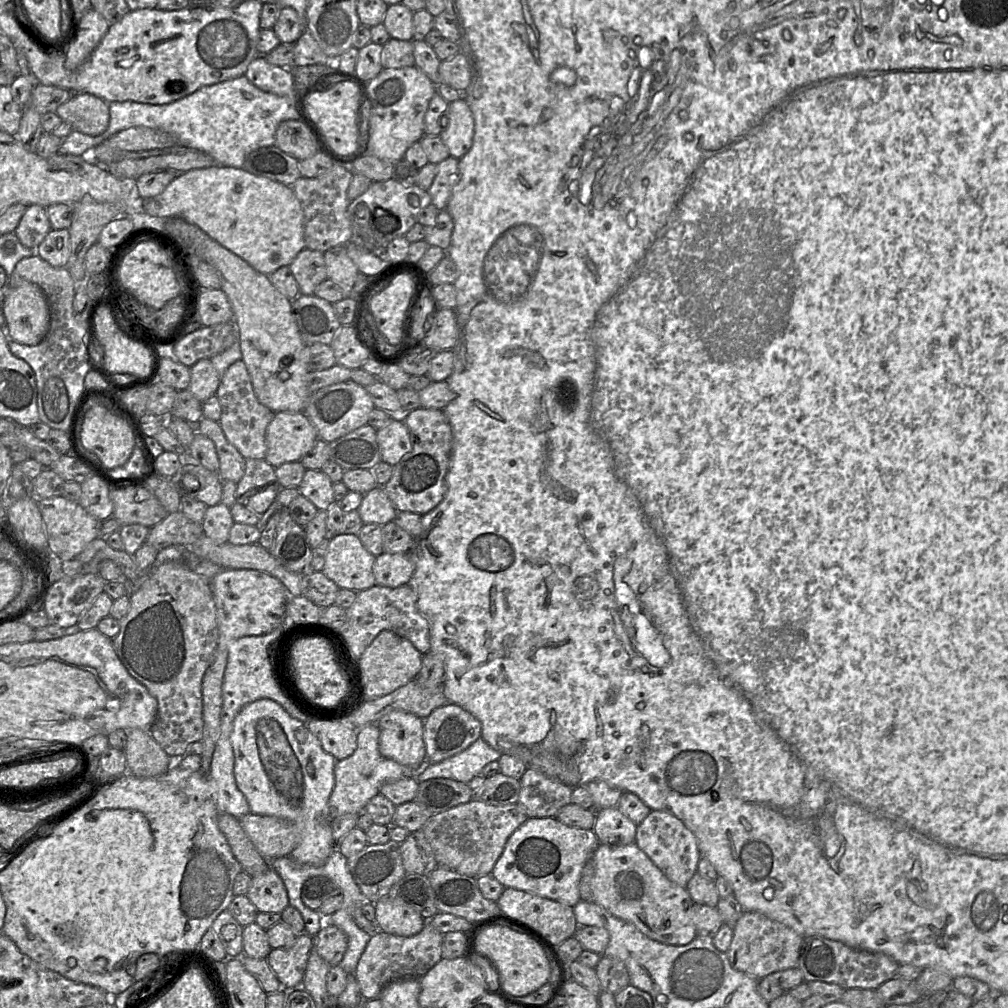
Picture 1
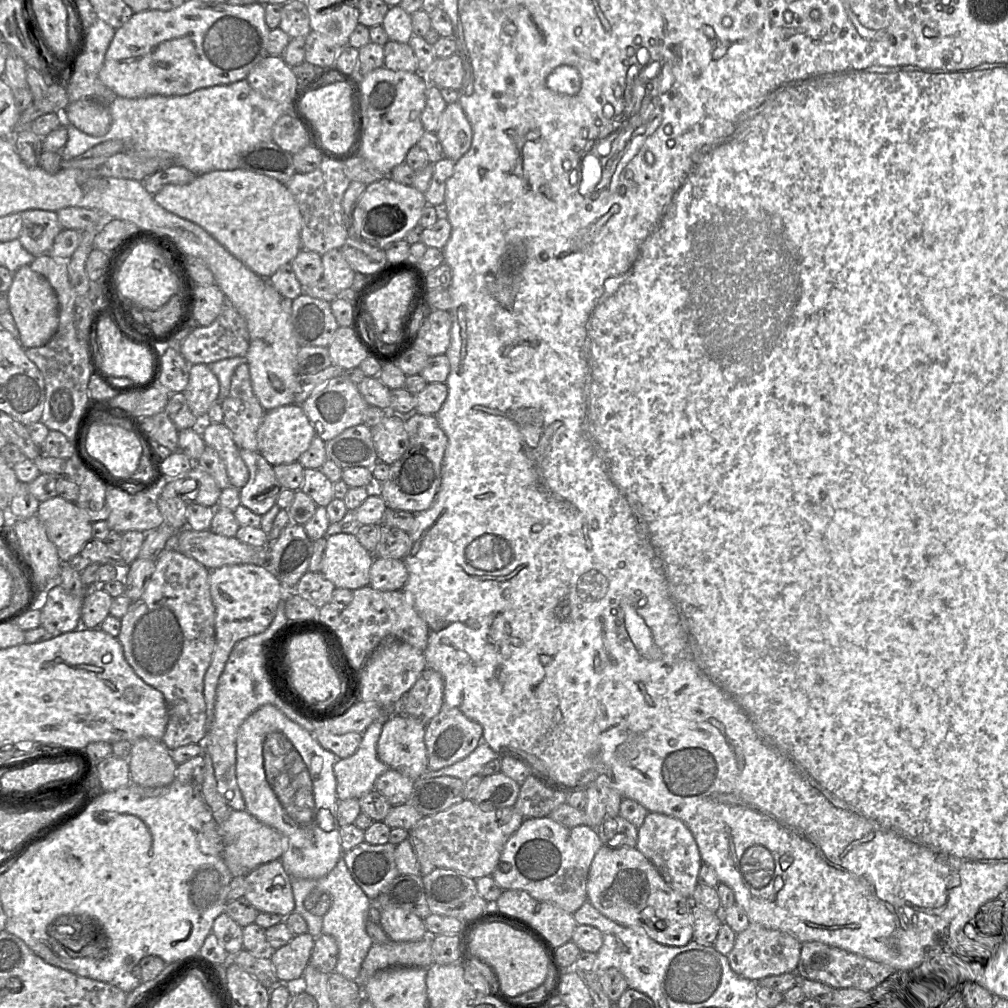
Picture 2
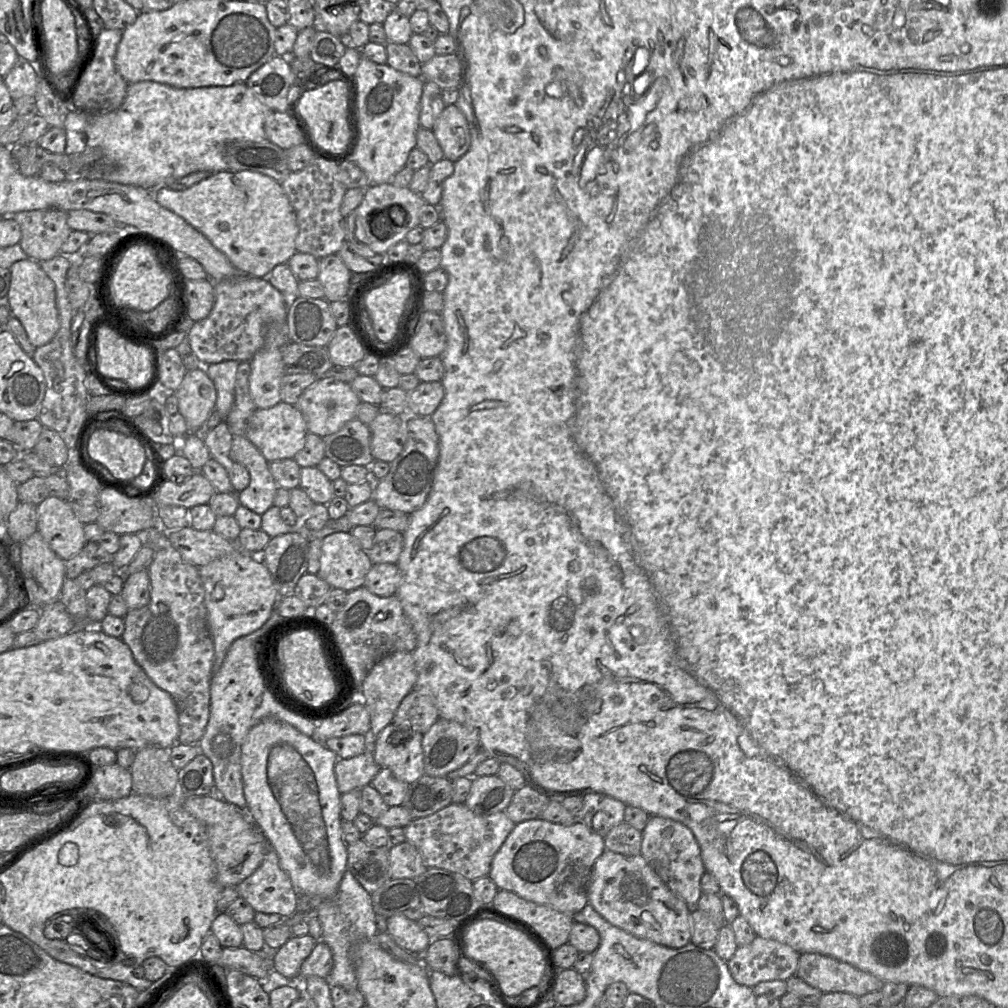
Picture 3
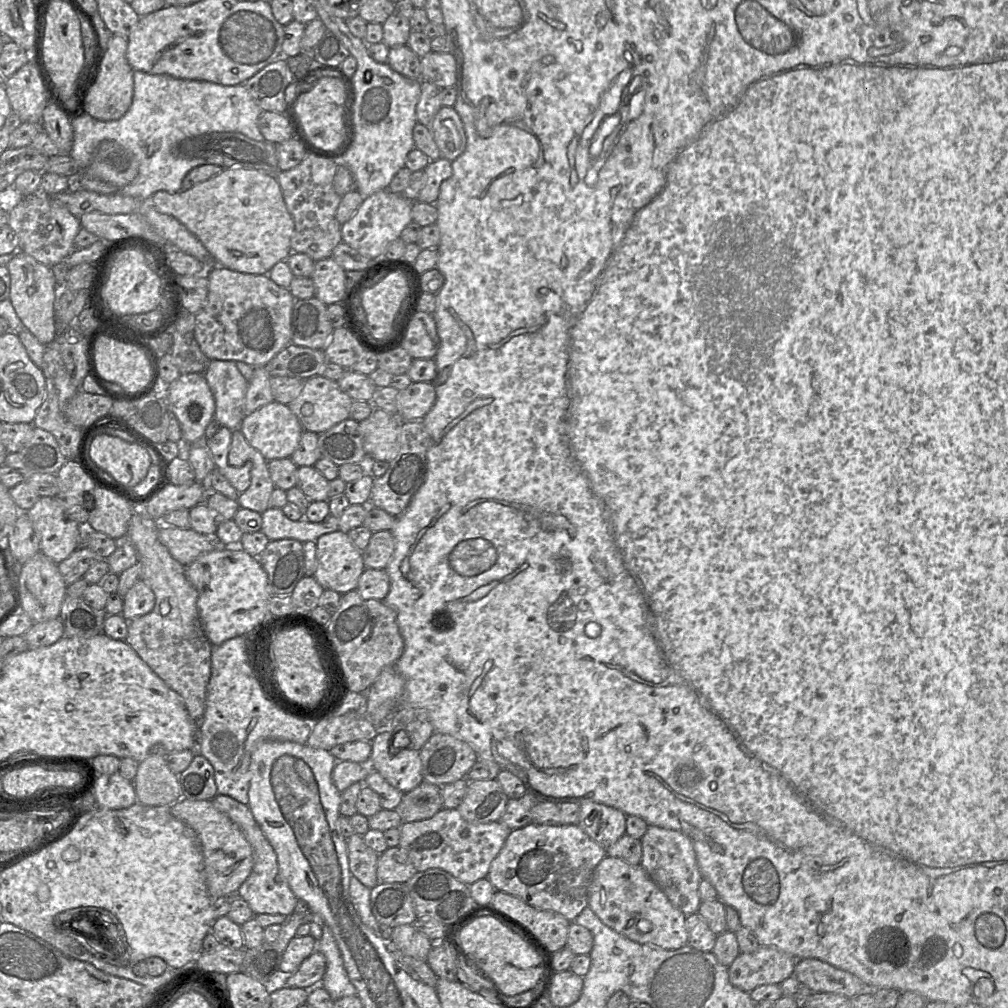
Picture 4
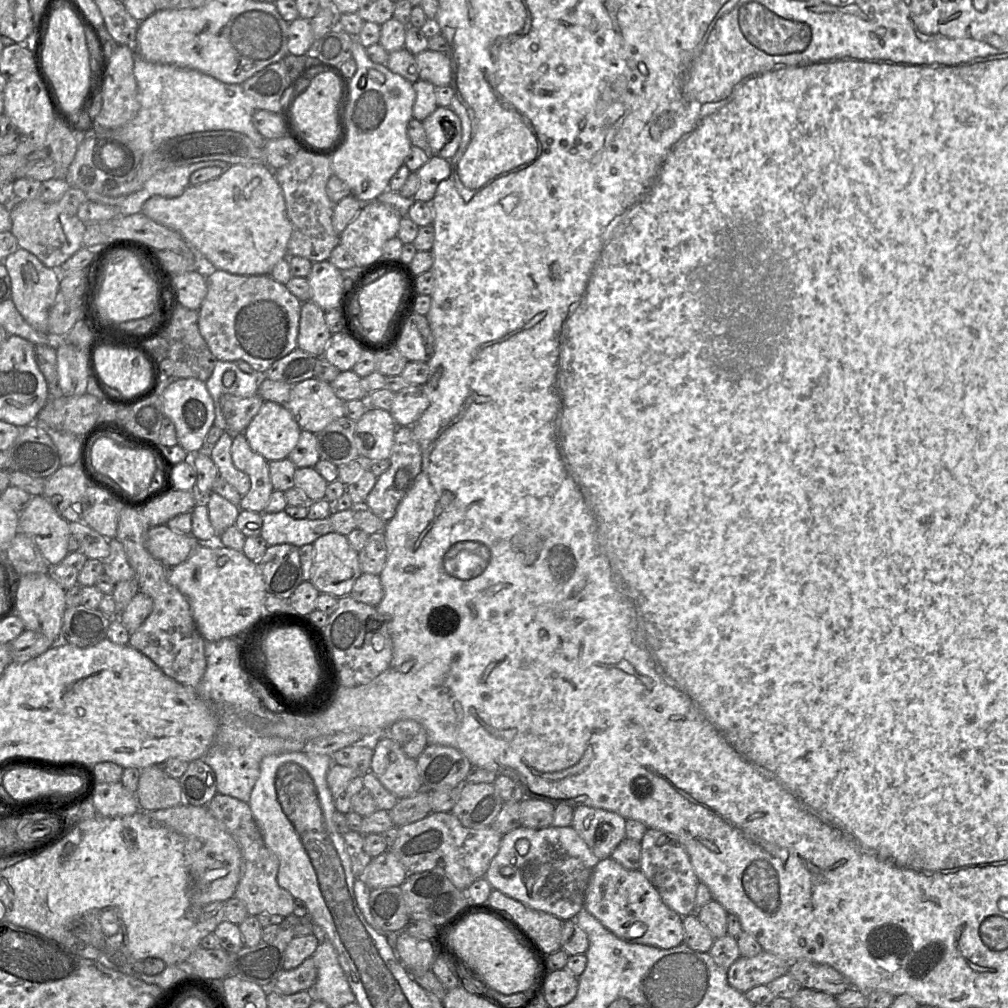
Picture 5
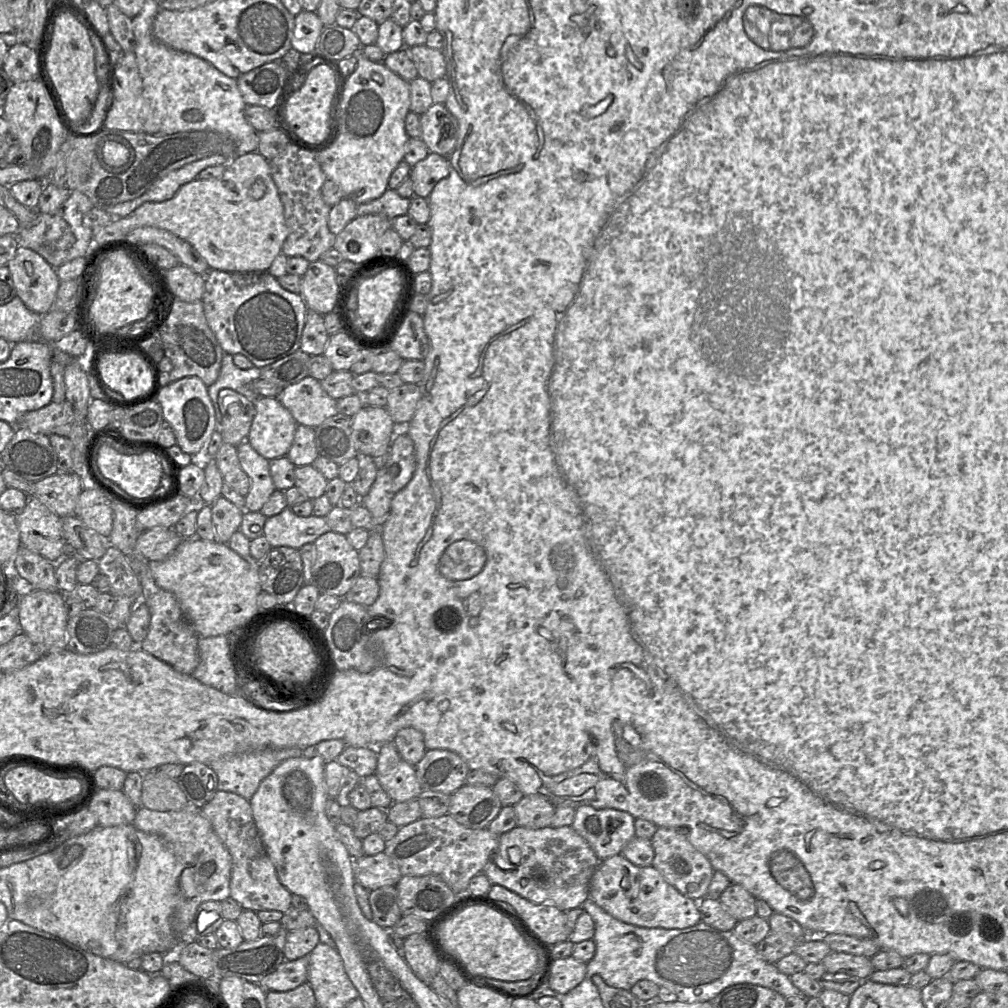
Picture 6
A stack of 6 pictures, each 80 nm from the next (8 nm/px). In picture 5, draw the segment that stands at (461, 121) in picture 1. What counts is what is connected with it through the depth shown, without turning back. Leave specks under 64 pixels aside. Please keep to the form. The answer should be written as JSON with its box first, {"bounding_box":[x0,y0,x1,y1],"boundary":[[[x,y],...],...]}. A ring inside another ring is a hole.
{"bounding_box":[422,106,462,159],"boundary":[[[438,106],[422,124],[431,155],[451,159],[457,152],[462,138],[462,125],[458,115],[450,106]]]}

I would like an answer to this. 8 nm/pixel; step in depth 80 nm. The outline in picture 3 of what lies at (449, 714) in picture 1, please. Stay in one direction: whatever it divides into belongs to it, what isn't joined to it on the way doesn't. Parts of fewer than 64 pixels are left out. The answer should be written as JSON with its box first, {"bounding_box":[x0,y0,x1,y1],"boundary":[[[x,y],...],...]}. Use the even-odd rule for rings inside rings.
{"bounding_box":[422,718,479,776],"boundary":[[[439,718],[423,735],[422,748],[425,775],[446,776],[478,752],[479,731],[453,720]]]}

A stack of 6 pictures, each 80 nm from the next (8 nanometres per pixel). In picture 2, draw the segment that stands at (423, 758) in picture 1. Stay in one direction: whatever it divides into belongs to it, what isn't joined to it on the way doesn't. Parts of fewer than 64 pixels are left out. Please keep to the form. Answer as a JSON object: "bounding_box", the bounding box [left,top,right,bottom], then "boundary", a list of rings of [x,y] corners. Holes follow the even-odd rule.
{"bounding_box":[377,713,428,780],"boundary":[[[402,713],[388,716],[377,742],[378,758],[412,780],[421,777],[428,770],[425,726]]]}

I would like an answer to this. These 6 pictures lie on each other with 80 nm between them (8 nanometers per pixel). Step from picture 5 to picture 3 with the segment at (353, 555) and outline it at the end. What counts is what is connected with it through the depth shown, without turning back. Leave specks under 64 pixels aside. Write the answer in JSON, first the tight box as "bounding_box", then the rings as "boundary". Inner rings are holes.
{"bounding_box":[317,532,372,592],"boundary":[[[335,532],[322,539],[317,575],[331,588],[350,592],[364,586],[372,564],[351,532]]]}

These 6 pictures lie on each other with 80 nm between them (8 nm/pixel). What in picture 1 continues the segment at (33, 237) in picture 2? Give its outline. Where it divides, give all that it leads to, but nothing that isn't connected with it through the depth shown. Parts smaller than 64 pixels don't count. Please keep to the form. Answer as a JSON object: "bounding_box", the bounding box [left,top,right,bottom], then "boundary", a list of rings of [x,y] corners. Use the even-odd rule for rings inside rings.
{"bounding_box":[15,204,52,249],"boundary":[[[33,204],[27,206],[15,233],[23,245],[37,249],[38,245],[51,230],[52,227],[46,213],[46,208]]]}

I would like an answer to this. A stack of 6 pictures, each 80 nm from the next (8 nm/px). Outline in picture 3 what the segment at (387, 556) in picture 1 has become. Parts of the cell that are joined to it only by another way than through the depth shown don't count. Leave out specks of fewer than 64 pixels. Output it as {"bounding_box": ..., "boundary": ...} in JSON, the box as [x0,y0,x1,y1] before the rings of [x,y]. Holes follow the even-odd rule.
{"bounding_box":[364,563,401,597],"boundary":[[[396,563],[372,564],[365,577],[364,586],[380,597],[395,595],[401,584],[401,571]]]}

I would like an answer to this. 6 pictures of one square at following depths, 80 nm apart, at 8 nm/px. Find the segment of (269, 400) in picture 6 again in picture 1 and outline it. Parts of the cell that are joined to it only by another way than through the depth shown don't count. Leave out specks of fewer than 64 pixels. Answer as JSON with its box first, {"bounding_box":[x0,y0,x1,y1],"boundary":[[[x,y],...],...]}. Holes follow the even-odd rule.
{"bounding_box":[265,412,317,468],"boundary":[[[276,412],[266,429],[265,460],[274,468],[300,461],[317,440],[317,431],[304,412]]]}

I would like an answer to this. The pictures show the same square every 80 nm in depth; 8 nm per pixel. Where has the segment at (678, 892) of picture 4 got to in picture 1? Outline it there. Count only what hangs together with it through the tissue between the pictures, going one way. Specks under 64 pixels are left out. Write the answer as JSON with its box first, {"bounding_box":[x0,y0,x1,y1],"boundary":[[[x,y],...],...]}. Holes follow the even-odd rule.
{"bounding_box":[635,810,701,887],"boundary":[[[651,810],[637,825],[635,844],[673,883],[686,887],[697,871],[701,853],[698,841],[684,823],[673,814],[663,810]]]}

